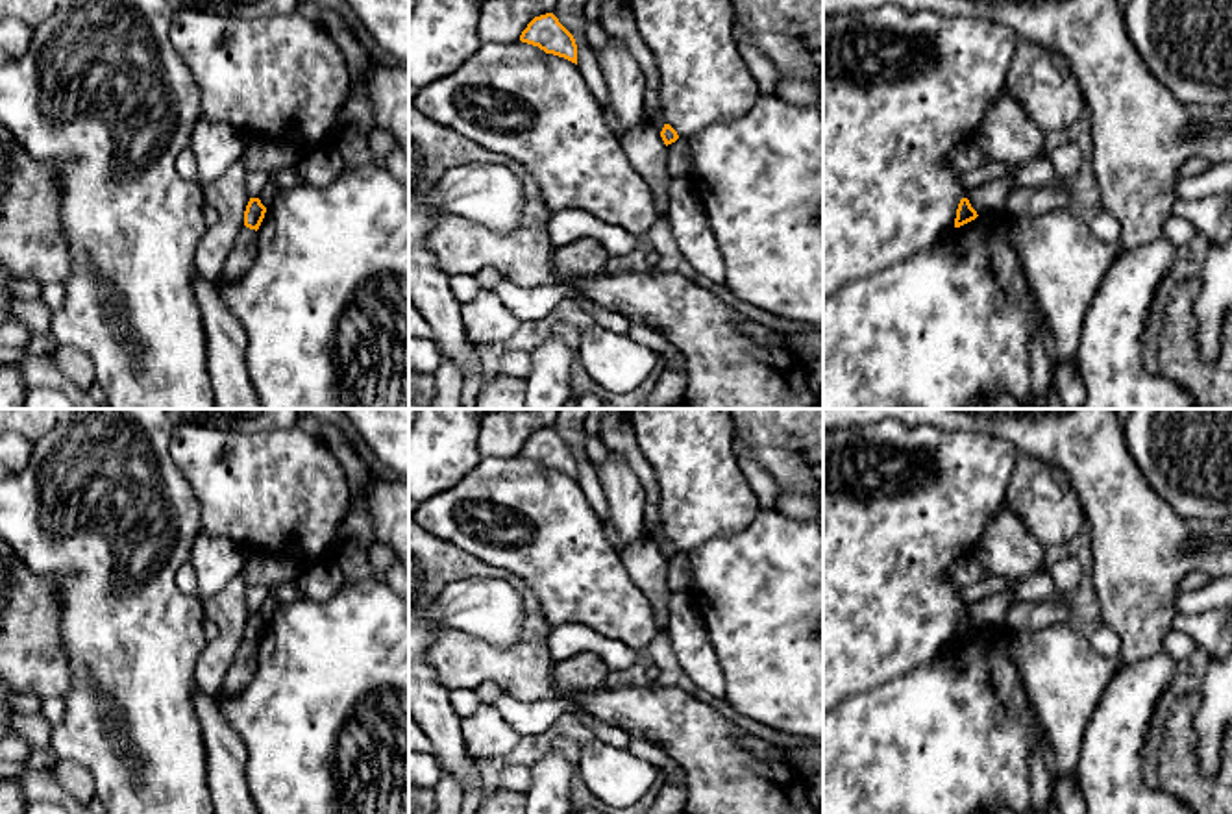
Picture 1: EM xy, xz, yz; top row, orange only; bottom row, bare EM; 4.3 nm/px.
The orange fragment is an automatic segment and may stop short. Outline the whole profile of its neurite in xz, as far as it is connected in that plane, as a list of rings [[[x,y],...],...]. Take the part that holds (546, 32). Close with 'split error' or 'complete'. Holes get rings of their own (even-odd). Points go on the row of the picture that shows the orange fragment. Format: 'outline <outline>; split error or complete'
outline [[[553,13],[535,17],[522,31],[520,41],[577,65],[575,39]]]; complete

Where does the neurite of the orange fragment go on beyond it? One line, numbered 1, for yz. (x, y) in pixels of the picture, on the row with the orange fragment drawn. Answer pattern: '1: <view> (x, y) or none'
1: none

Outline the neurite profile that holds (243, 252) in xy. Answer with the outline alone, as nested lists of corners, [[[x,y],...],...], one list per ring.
[[[242,228],[231,246],[231,252],[224,263],[222,279],[231,281],[242,278],[253,265],[257,253],[257,231]]]

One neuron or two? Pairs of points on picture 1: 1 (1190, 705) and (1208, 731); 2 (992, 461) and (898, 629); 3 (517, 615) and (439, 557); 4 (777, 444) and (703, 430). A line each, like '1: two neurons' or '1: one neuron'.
1: two neurons
2: one neuron
3: two neurons
4: two neurons

